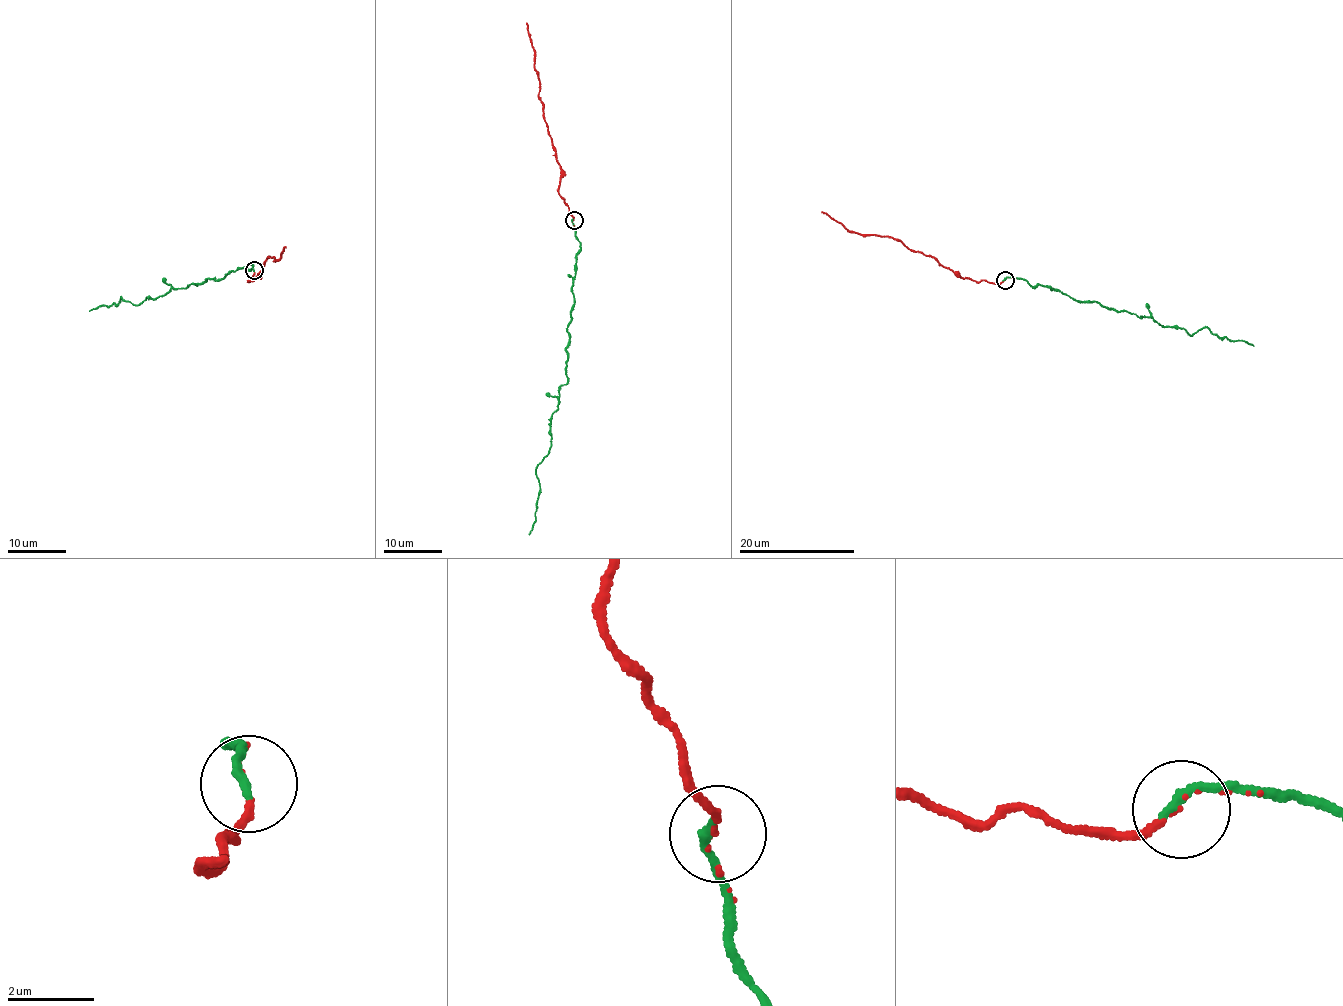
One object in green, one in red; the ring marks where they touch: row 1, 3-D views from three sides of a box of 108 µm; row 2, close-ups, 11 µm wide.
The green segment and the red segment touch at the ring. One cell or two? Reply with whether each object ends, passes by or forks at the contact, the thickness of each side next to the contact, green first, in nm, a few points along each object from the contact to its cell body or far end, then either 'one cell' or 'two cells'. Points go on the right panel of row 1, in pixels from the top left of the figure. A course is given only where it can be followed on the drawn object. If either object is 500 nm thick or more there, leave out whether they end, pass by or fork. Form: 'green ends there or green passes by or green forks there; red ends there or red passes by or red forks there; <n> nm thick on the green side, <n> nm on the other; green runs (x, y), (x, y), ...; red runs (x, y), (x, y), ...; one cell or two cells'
green ends there; red passes by; 240 nm thick on the green side, 90 nm on the other; green runs (1005, 280), (1017, 277), (1191, 336), (1206, 327), (1254, 346); red runs (1005, 280), (988, 283), (957, 276), (935, 259), (911, 252), (891, 238), (852, 233), (822, 210); one cell

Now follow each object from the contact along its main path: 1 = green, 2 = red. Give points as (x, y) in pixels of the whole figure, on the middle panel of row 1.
1: (573, 220), (580, 248), (567, 330), (567, 381), (550, 421), (552, 445), (538, 464), (539, 497), (529, 535)
2: (573, 220), (558, 188), (562, 175), (547, 129), (539, 78), (525, 23)

